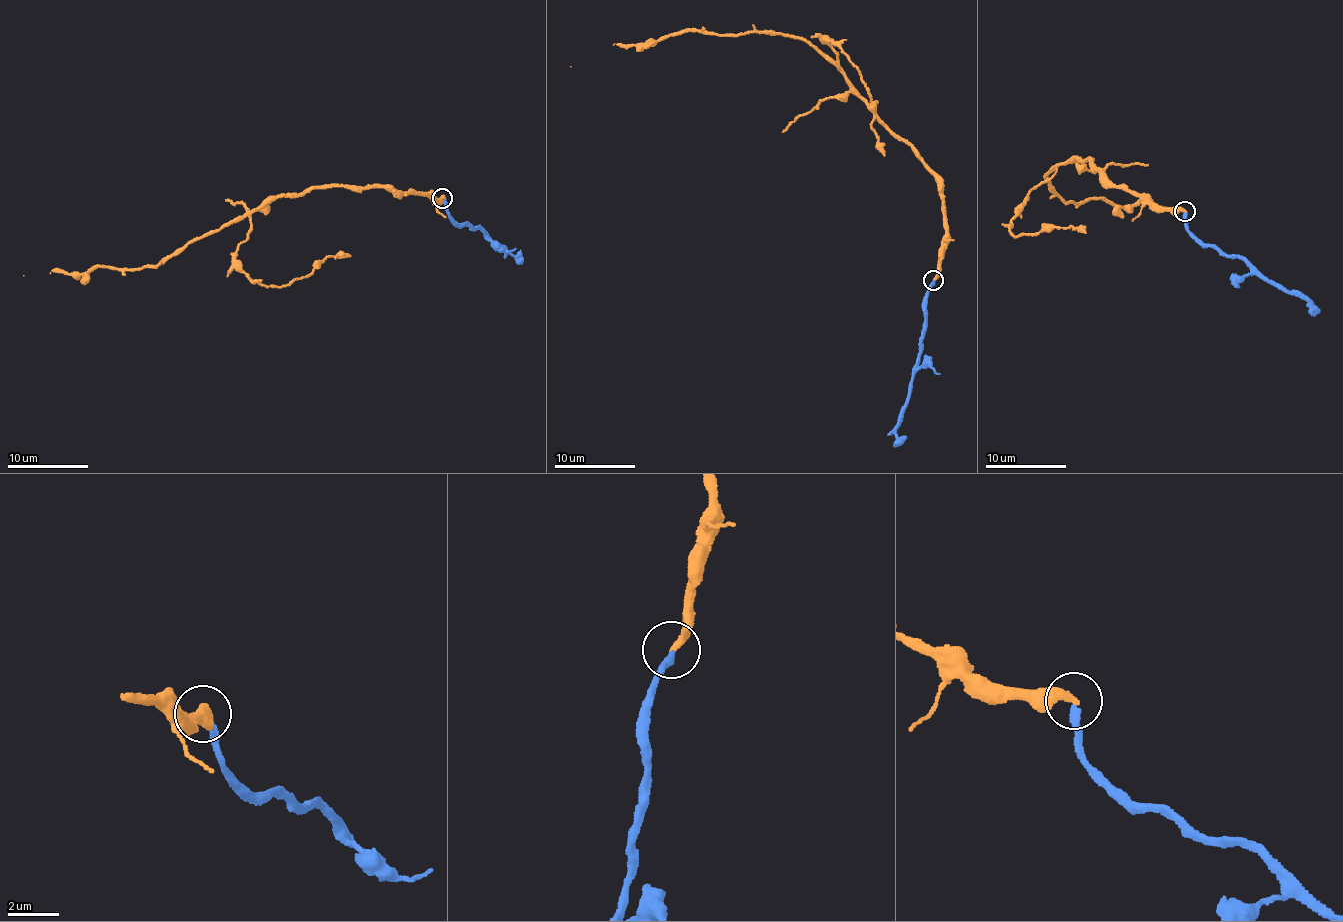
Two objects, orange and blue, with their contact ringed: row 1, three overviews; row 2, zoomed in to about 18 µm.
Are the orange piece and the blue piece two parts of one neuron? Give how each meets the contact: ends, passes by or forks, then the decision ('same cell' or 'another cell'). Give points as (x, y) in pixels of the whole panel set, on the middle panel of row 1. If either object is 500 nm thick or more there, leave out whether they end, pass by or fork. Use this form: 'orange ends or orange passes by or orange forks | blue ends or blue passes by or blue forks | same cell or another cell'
orange ends | blue ends | same cell

